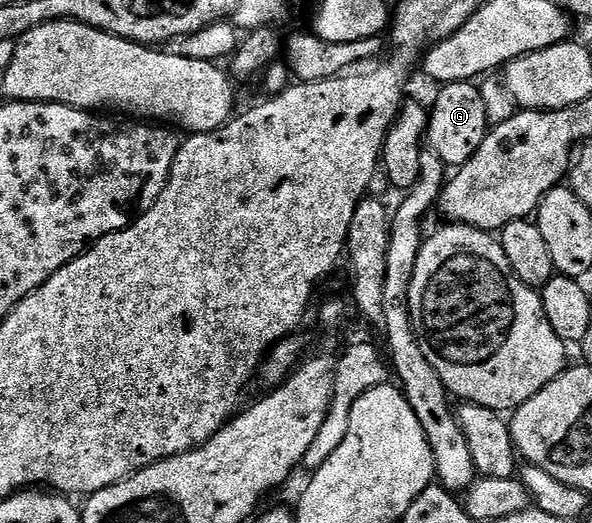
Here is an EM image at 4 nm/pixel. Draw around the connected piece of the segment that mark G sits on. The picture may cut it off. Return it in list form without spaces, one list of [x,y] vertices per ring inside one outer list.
[[[473,82],[446,84],[438,92],[441,93],[433,104],[429,120],[427,116],[427,144],[446,166],[460,166],[472,158],[479,146],[483,146],[483,138],[489,133],[487,106],[483,106],[480,87]]]

